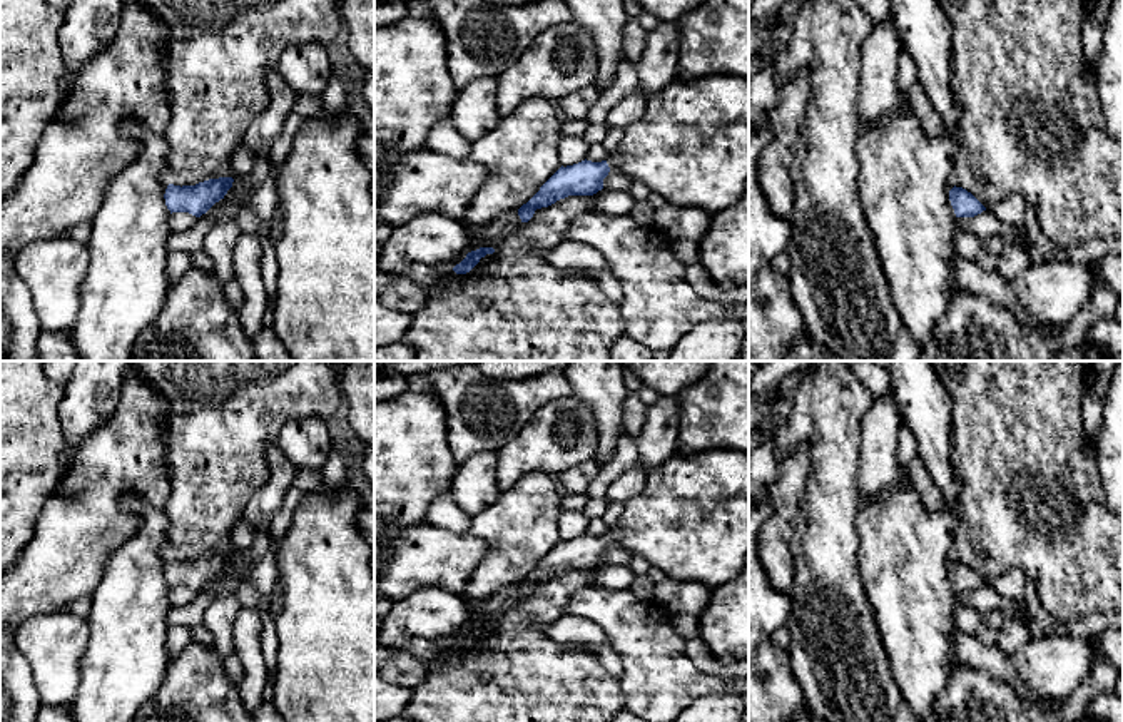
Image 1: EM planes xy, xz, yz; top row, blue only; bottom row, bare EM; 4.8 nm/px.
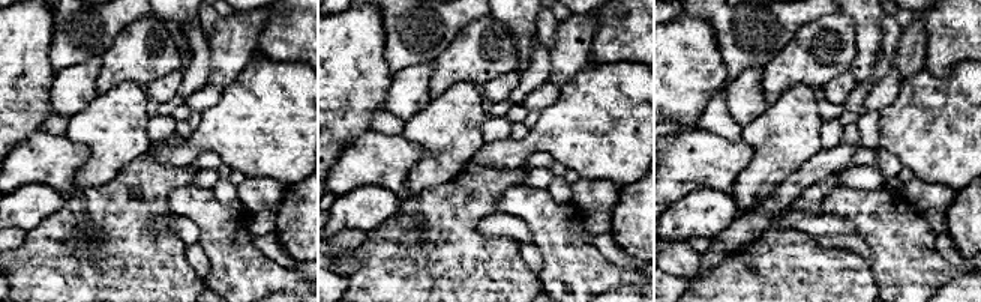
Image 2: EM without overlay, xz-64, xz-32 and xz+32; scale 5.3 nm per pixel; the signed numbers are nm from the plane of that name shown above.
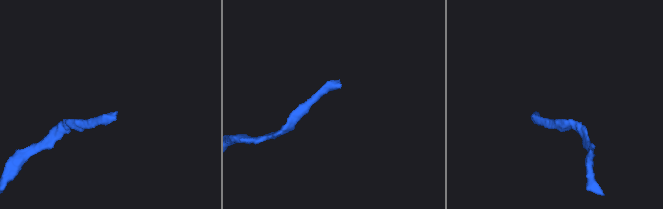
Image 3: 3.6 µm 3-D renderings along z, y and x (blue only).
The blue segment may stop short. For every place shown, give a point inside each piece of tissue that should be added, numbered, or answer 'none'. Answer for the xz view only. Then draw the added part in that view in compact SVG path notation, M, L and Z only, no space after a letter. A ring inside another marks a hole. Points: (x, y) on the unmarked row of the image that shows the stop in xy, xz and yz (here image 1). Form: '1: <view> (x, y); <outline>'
1: xz (691, 520); M714 448L685 456L675 453L647 475L645 488L622 503L623 511L615 531L607 531L610 545L642 555L667 578L699 582L710 590L734 580L749 558L749 455L734 448Z

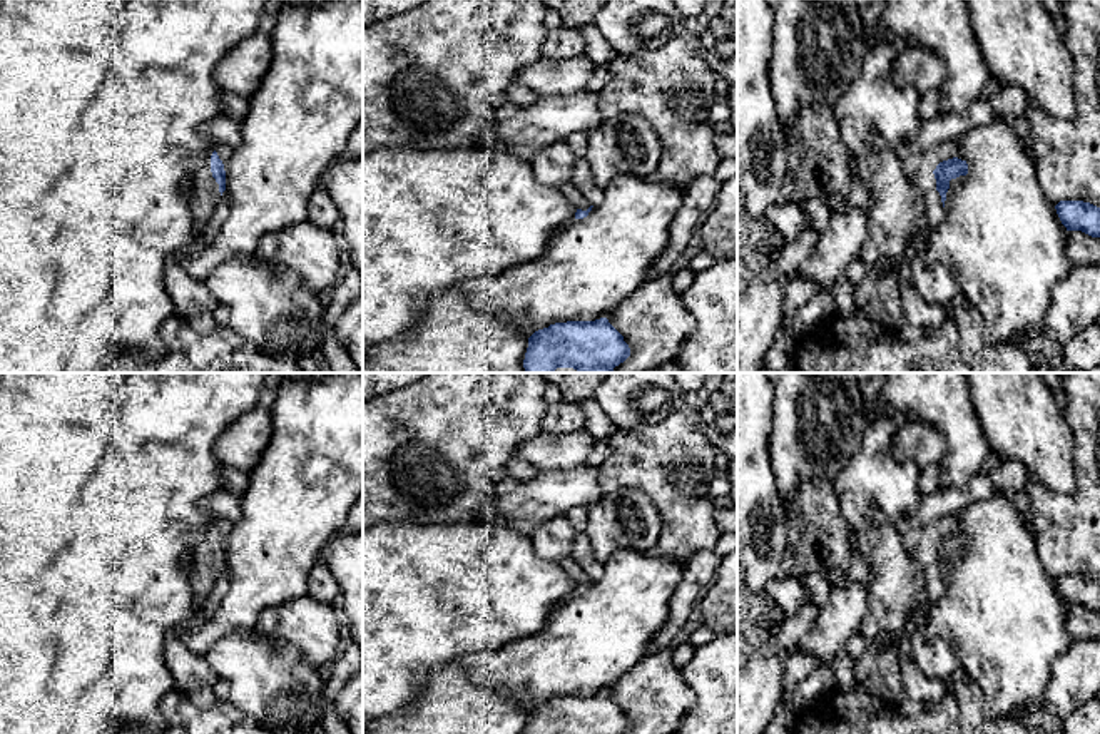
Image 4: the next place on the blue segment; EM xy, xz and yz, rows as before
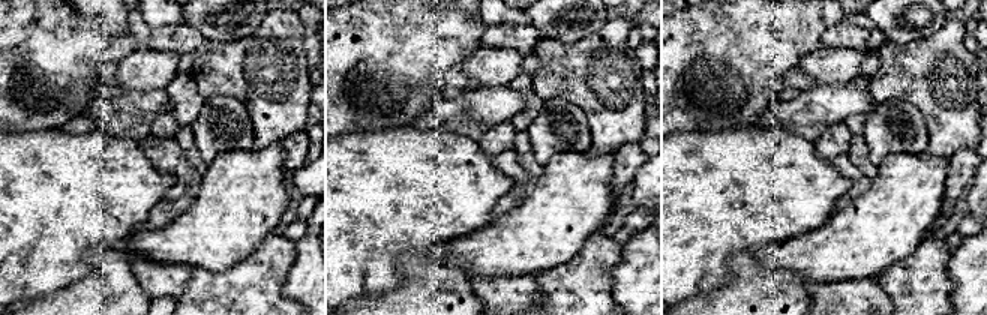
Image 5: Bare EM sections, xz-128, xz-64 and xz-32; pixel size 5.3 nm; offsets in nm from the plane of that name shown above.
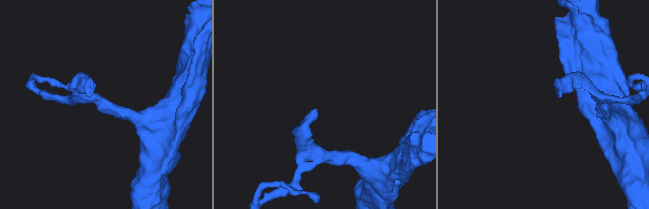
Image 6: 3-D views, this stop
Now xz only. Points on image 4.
1: xz (569, 565); M572 557L562 558L558 563L577 584L587 585L592 580Z

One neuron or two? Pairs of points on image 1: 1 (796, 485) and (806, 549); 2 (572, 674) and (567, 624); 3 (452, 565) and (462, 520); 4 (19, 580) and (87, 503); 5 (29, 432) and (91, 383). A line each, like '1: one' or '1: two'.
1: two
2: two
3: two
4: one
5: two

